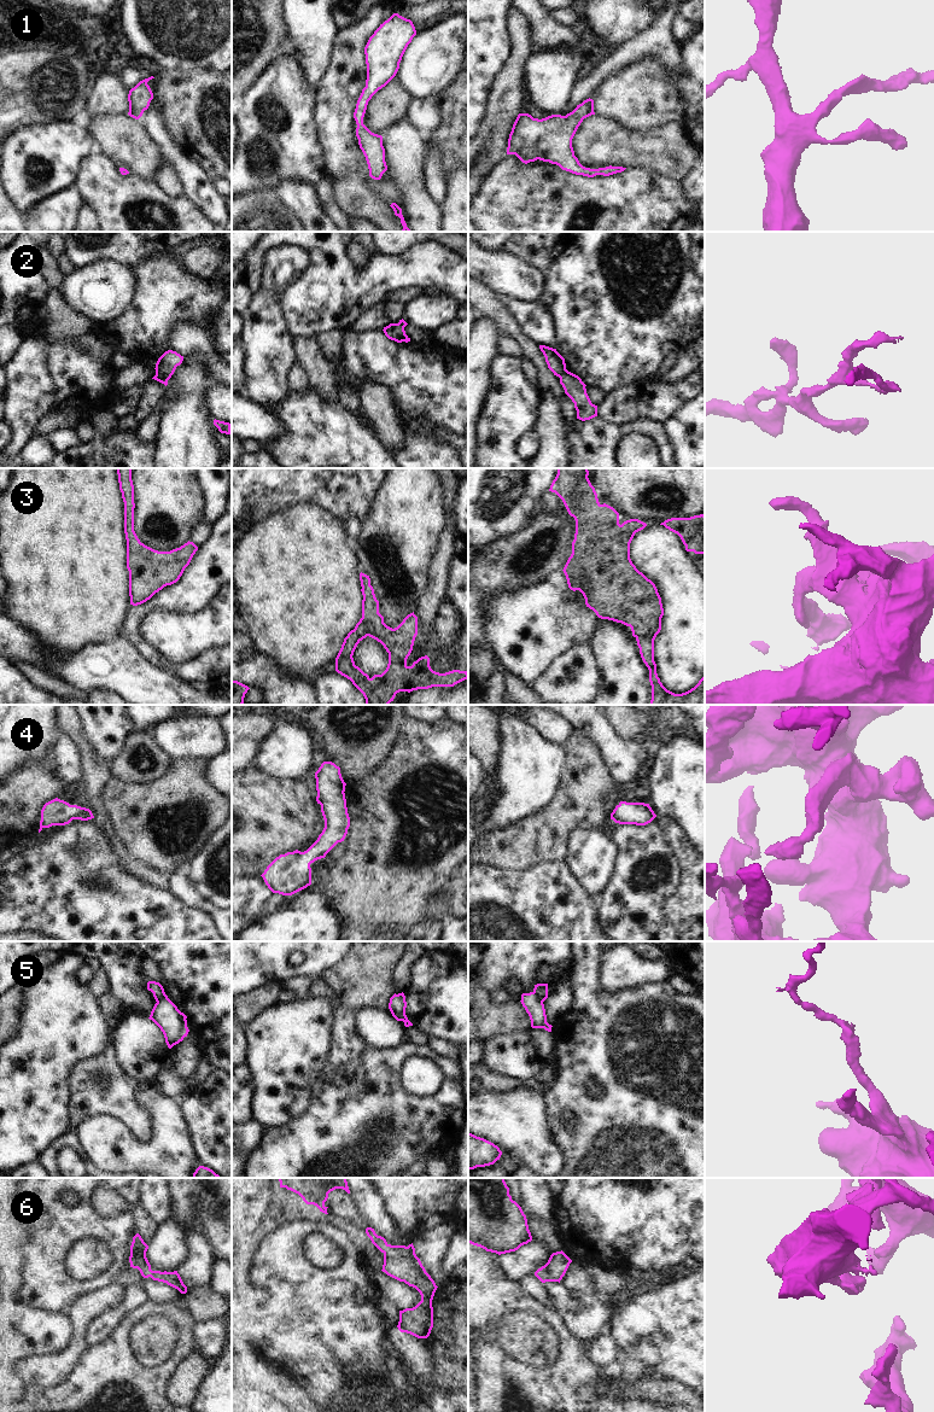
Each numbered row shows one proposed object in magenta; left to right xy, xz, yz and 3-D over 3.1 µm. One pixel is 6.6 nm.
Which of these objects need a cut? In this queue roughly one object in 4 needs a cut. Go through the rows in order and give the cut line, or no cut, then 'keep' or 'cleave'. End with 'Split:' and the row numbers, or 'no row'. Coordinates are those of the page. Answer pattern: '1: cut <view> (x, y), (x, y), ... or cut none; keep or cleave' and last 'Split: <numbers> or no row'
1: cut none; keep
2: cut xy (156, 372), (168, 379); cleave
3: cut none; keep
4: cut none; keep
5: cut xz (391, 1011), (404, 1014); cleave
6: cut none; keep
Split: 2, 5

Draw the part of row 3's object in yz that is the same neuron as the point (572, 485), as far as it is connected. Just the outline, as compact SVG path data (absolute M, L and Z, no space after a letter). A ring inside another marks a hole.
M558 468L558 474L549 489L562 500L568 514L576 520L572 554L562 570L568 588L573 591L579 590L586 607L599 618L631 628L641 658L649 670L652 685L649 705L705 705L705 675L690 690L675 694L662 685L656 673L654 640L661 630L664 615L661 597L655 584L640 572L630 559L630 543L635 533L643 530L647 524L638 519L630 519L620 525L619 513L613 507L599 502L588 475L588 468Z

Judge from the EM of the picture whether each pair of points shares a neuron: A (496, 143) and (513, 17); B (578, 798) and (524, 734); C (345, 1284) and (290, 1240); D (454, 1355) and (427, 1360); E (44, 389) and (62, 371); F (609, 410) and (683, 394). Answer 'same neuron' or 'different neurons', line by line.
A: same neuron
B: different neurons
C: same neuron
D: different neurons
E: different neurons
F: same neuron

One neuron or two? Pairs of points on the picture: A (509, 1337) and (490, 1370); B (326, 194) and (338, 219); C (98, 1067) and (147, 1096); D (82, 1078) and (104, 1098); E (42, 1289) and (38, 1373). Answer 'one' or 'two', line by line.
A: two
B: one
C: two
D: one
E: two

